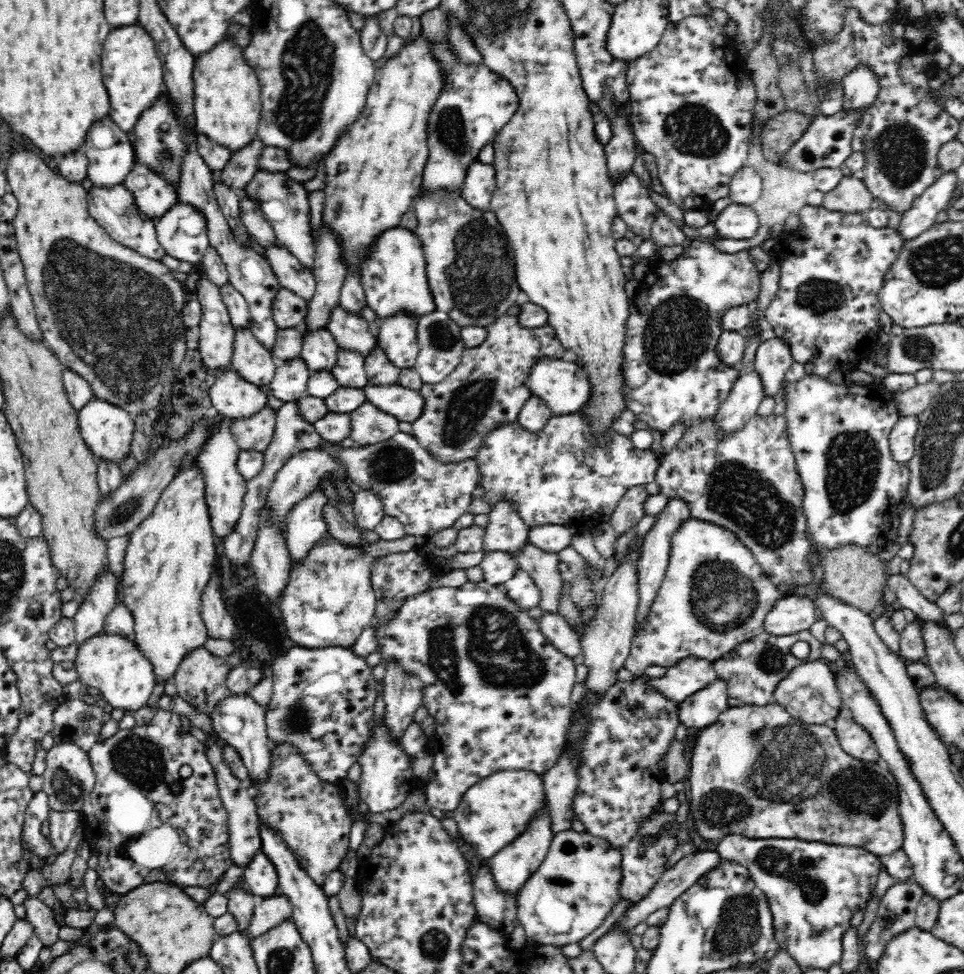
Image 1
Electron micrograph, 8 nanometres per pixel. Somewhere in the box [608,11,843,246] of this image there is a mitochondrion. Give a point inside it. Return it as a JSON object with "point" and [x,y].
{"point":[694,129]}

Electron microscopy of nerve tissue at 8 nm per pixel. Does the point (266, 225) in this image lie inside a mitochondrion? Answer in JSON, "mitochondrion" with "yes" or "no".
{"mitochondrion":"no"}

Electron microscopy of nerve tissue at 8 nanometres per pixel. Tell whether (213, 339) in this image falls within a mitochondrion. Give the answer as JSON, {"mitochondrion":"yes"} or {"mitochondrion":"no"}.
{"mitochondrion":"no"}

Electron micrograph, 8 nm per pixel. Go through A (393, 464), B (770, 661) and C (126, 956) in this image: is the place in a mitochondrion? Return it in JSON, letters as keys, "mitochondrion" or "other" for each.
{"A":"mitochondrion","B":"mitochondrion","C":"other"}

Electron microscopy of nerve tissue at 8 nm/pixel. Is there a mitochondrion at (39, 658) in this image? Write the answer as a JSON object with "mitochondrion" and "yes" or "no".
{"mitochondrion":"no"}

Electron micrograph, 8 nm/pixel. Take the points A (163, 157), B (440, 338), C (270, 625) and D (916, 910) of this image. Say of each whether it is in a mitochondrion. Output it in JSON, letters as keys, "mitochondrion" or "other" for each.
{"A":"mitochondrion","B":"mitochondrion","C":"other","D":"other"}

